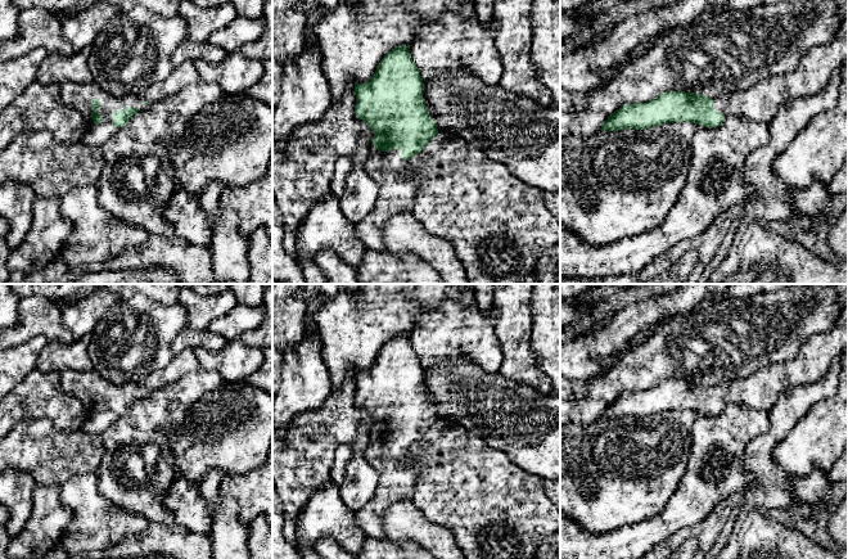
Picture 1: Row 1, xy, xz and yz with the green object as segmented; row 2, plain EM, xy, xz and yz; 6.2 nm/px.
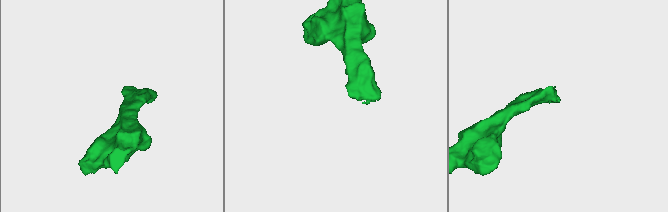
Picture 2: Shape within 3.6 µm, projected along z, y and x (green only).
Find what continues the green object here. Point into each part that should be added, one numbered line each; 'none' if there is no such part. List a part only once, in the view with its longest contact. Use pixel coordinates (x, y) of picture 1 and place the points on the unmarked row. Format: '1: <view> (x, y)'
1: xy (77, 383)

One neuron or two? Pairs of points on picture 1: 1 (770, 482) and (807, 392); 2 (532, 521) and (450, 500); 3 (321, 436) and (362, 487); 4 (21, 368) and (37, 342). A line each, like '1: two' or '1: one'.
1: one
2: one
3: one
4: one

